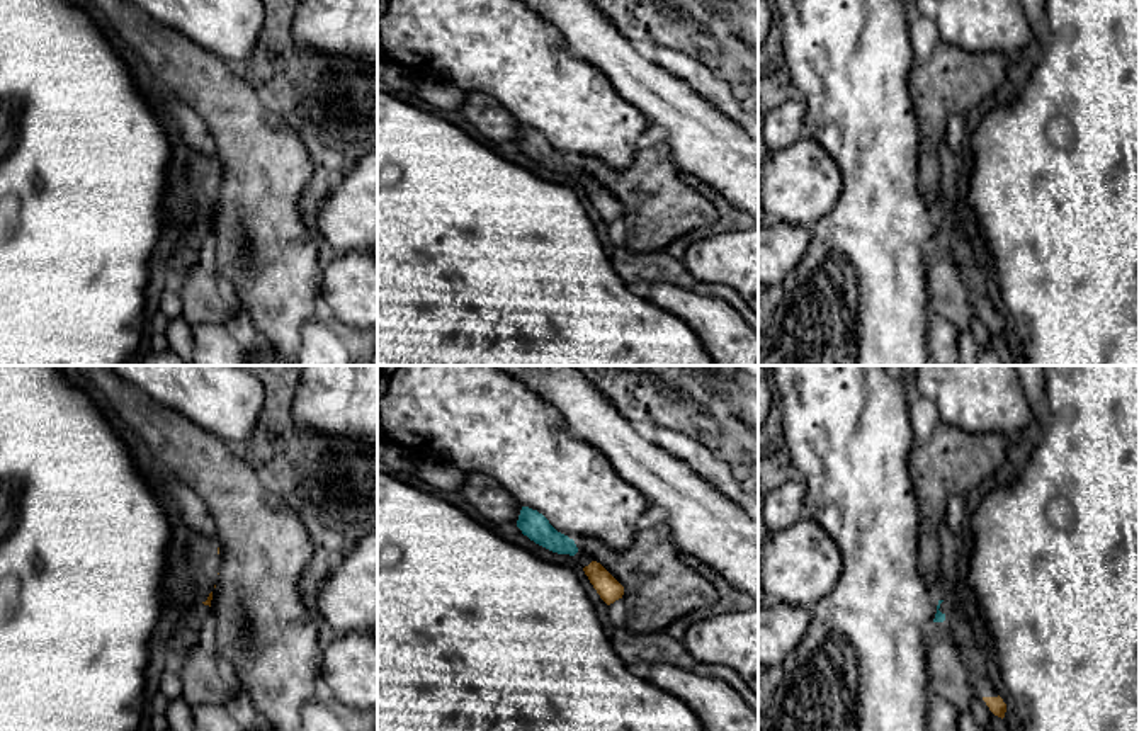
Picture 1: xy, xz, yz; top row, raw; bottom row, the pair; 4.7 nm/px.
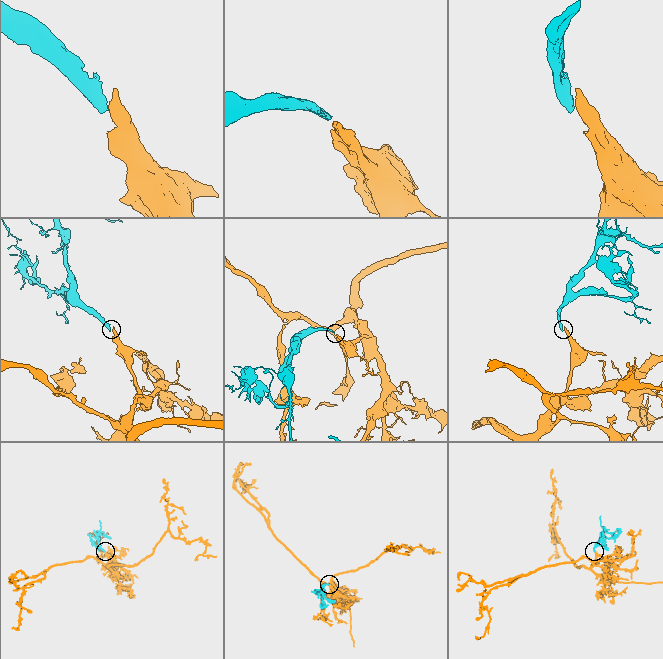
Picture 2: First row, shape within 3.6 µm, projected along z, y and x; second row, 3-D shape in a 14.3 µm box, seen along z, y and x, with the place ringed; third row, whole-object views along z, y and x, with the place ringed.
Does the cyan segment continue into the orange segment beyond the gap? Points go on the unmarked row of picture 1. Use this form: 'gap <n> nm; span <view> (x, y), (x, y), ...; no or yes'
gap 80 nm; span xz (573, 174), (585, 186); yes

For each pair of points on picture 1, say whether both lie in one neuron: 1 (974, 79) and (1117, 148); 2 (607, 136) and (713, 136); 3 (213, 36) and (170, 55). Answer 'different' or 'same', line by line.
1: different
2: different
3: different

